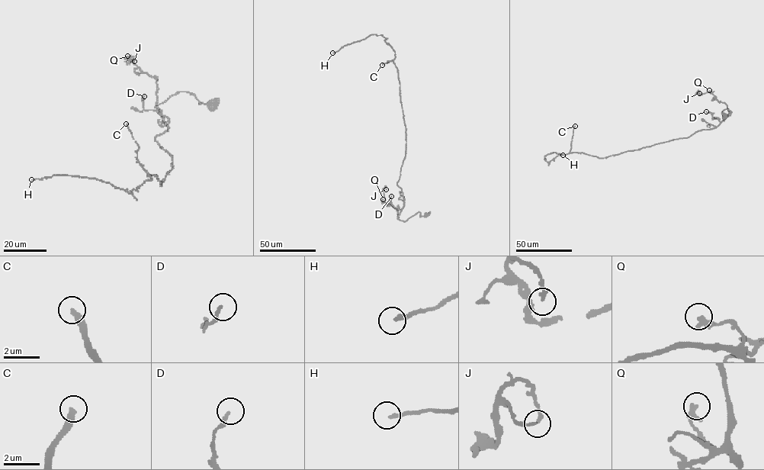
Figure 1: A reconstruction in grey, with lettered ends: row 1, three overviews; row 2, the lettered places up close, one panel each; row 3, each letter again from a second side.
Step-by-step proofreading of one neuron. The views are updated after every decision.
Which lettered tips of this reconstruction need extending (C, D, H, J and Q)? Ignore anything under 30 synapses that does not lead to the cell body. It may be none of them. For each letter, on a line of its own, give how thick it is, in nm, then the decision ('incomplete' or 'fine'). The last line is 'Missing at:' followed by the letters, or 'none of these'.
C: 320 nm | incomplete
D: 150 nm | fine
H: 200 nm | incomplete
J: 170 nm | fine
Q: 280 nm | fine
Missing at: C, H

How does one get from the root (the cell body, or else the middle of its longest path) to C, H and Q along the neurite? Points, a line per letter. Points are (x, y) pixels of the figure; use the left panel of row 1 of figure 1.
C: (210, 104), (177, 91), (156, 106), (168, 128), (155, 140), (172, 161), (161, 186), (139, 162), (126, 123)
H: (210, 104), (177, 91), (156, 106), (172, 161), (161, 186), (149, 175), (134, 197), (31, 179)
Q: (210, 104), (199, 104), (199, 101), (187, 91), (177, 91), (158, 104), (157, 80), (142, 72), (127, 56)

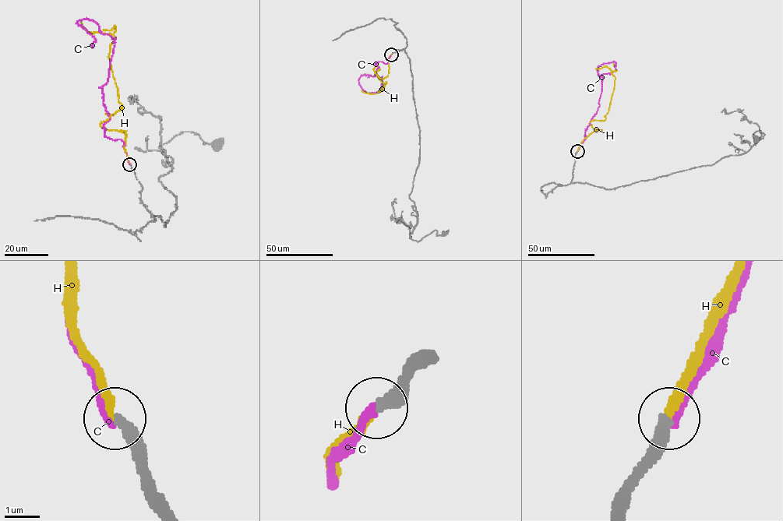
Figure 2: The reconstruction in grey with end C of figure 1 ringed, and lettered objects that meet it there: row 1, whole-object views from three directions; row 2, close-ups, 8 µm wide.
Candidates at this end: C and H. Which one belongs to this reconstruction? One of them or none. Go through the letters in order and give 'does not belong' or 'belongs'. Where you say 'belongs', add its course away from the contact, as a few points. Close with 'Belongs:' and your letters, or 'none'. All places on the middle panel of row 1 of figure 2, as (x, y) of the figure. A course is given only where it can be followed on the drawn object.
C: does not belong
H: belongs | via (391, 54), (386, 76), (379, 79), (373, 69), (378, 66), (376, 75), (386, 82), (382, 90), (361, 90)
Belongs: H

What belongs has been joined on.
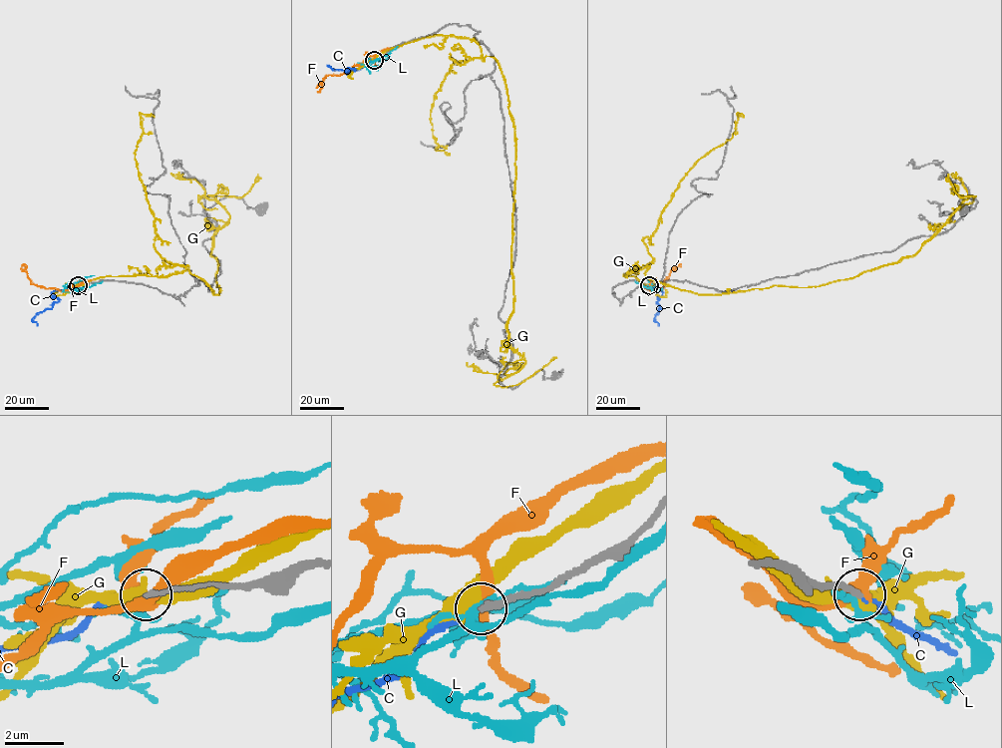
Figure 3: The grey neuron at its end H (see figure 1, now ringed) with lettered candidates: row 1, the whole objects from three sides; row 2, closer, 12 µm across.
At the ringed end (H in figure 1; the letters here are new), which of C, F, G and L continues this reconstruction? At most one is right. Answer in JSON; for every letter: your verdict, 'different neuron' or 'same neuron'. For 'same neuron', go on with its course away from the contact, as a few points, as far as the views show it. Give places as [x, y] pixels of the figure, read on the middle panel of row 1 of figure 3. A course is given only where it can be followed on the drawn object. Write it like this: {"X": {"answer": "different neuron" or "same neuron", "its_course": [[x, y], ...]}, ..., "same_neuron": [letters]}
{"C": {"answer": "same neuron", "its_course": [[373, 60], [348, 74], [354, 69], [347, 71], [329, 66], [333, 70]]}, "F": {"answer": "different neuron"}, "G": {"answer": "different neuron"}, "L": {"answer": "different neuron"}, "same_neuron": ["C"]}

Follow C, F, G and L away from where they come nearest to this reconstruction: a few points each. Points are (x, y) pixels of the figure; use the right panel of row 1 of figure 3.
C: (649, 285), (662, 292), (658, 297), (660, 308), (655, 317), (659, 326)
F: (648, 285), (644, 286), (651, 290), (662, 288), (670, 270), (679, 264), (680, 266)
G: (649, 285), (624, 275), (650, 265), (648, 278), (713, 294), (818, 286), (897, 263), (975, 196), (946, 177)
L: (648, 285), (653, 291), (650, 277), (644, 275)

